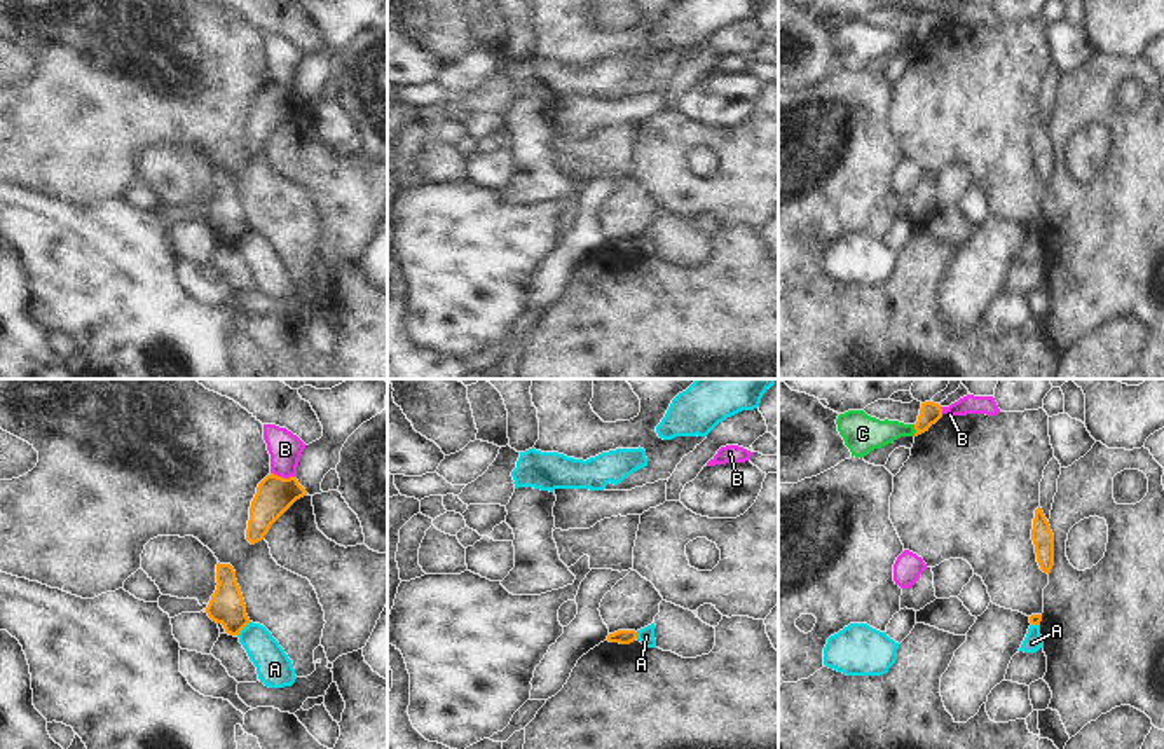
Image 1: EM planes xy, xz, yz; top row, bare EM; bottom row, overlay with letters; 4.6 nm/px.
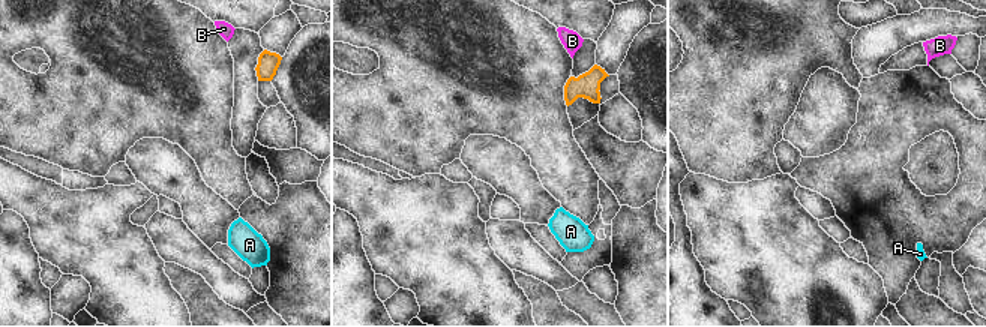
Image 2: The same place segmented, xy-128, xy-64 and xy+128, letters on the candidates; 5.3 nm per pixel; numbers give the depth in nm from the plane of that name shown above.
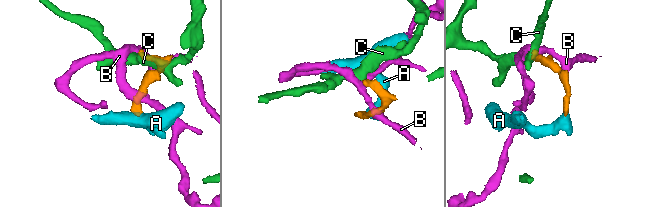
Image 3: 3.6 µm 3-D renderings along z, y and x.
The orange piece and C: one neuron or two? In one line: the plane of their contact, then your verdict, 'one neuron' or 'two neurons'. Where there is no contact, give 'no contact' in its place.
yz | two neurons

